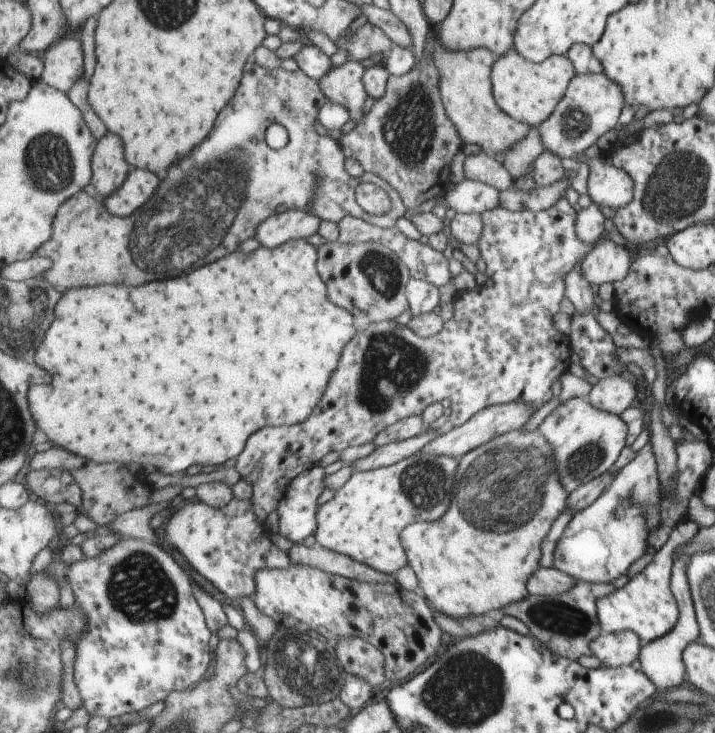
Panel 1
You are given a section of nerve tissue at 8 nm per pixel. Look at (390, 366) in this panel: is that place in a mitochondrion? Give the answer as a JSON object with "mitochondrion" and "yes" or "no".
{"mitochondrion":"yes"}

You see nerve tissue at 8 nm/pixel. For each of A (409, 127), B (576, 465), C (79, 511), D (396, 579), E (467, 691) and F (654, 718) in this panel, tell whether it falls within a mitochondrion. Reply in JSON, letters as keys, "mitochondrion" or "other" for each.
{"A":"mitochondrion","B":"mitochondrion","C":"other","D":"other","E":"mitochondrion","F":"mitochondrion"}

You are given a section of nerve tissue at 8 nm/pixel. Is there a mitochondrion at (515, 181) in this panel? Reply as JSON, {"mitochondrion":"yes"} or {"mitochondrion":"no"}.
{"mitochondrion":"no"}

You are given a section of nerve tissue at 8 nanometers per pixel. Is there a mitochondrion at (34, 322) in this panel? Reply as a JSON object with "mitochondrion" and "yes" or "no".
{"mitochondrion":"yes"}

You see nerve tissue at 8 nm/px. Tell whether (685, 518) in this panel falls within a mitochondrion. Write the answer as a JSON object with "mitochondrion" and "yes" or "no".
{"mitochondrion":"no"}

